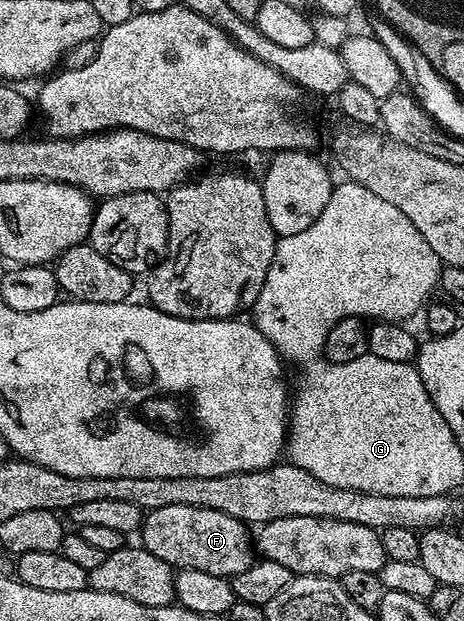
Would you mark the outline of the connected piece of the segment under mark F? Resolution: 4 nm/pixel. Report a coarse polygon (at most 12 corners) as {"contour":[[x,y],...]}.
{"contour":[[163,505],[140,546],[175,569],[232,577],[255,562],[250,528],[219,509]]}

